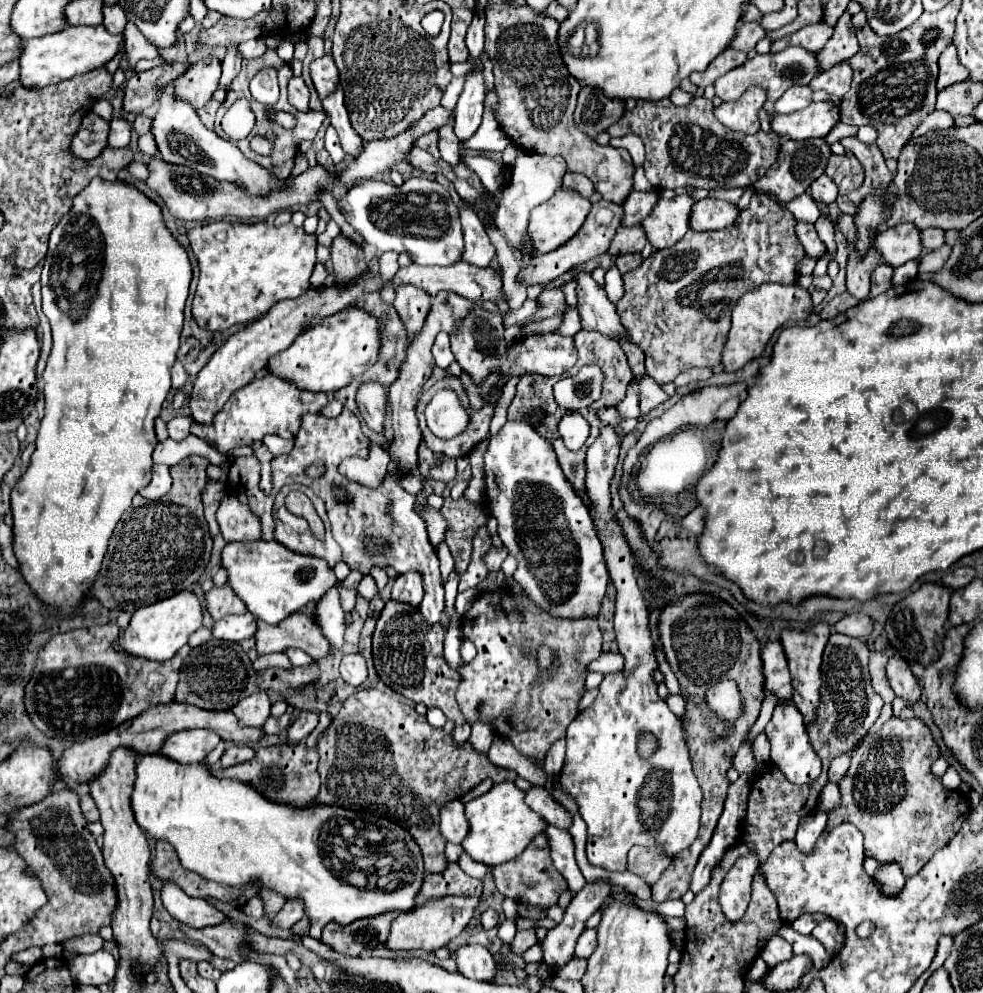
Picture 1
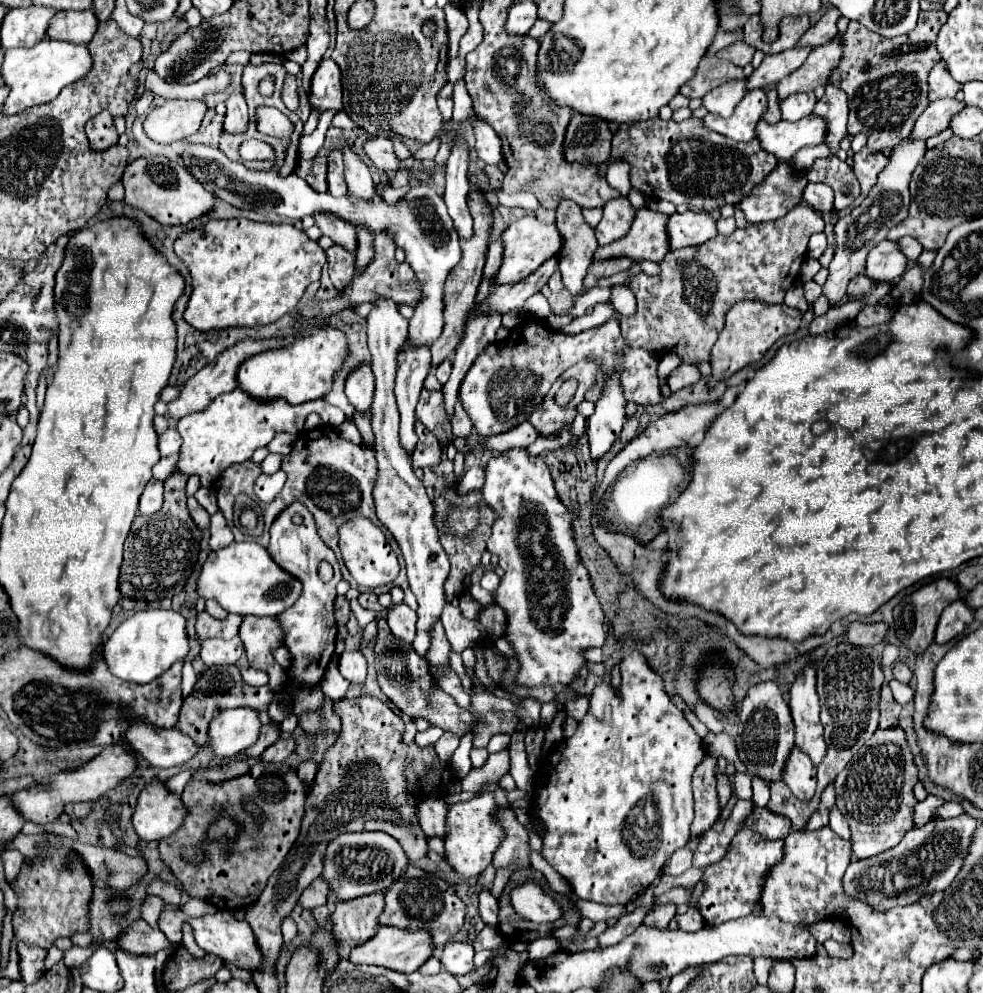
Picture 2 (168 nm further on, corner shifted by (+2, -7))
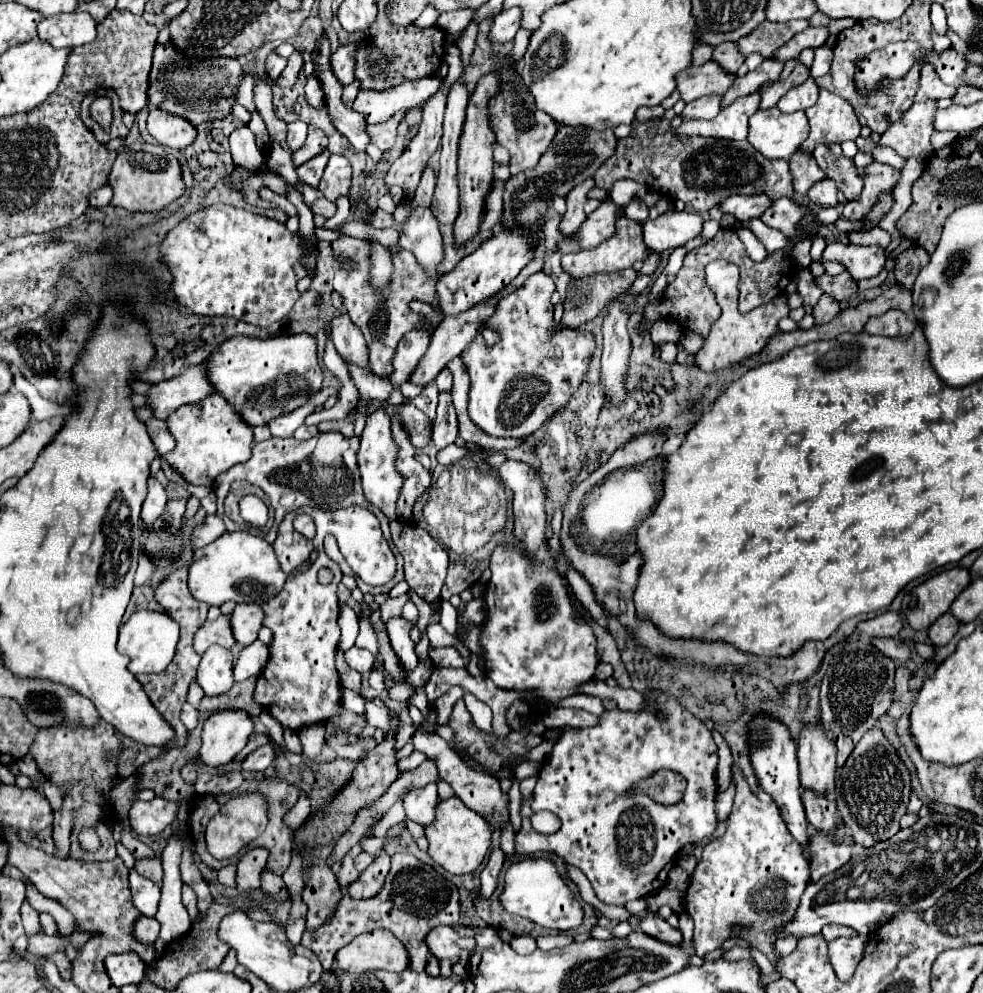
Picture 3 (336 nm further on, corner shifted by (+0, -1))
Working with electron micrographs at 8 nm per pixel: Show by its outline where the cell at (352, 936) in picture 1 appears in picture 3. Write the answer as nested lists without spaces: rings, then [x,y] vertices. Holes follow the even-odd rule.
[[[381,852],[375,862],[363,870],[357,878],[357,882],[353,882],[349,888],[347,888],[347,894],[357,900],[357,898],[371,898],[371,896],[377,896],[383,888],[383,882],[385,882],[385,876],[389,872],[389,862],[391,862],[391,856],[387,852]]]

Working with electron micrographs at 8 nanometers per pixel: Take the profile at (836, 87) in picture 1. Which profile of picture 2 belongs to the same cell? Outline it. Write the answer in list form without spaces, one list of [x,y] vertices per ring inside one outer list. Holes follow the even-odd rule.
[[[825,86],[825,96],[815,104],[813,114],[827,120],[825,144],[829,146],[831,154],[837,156],[841,140],[849,138],[849,132],[847,132],[849,108],[847,108],[845,92],[837,90],[835,86]]]

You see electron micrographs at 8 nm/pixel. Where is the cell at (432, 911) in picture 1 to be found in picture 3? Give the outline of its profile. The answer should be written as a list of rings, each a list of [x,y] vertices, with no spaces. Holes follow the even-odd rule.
[[[375,930],[357,936],[351,944],[343,946],[335,954],[335,966],[353,974],[365,970],[389,970],[403,972],[409,966],[407,948],[391,932]]]

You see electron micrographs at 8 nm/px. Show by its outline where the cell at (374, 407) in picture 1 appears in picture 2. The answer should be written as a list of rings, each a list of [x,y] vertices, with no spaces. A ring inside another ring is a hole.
[[[361,362],[345,380],[345,396],[349,402],[367,414],[369,402],[373,400],[373,372],[369,362]]]

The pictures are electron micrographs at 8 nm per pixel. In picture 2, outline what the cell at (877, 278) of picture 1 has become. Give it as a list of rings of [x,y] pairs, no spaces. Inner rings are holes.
[[[861,274],[861,276],[857,276],[857,278],[853,278],[853,280],[849,282],[847,294],[853,296],[853,298],[863,298],[863,296],[869,294],[871,286],[873,286],[873,280],[871,280],[871,278],[865,278],[865,274]]]

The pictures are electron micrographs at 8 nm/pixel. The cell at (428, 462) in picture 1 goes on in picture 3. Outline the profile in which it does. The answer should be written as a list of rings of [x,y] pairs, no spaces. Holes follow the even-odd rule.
[[[413,404],[389,408],[389,414],[395,412],[395,410],[403,418],[405,430],[409,432],[409,438],[411,438],[413,446],[415,448],[425,448],[429,444],[429,440],[431,440],[431,420],[419,408],[415,408]]]

